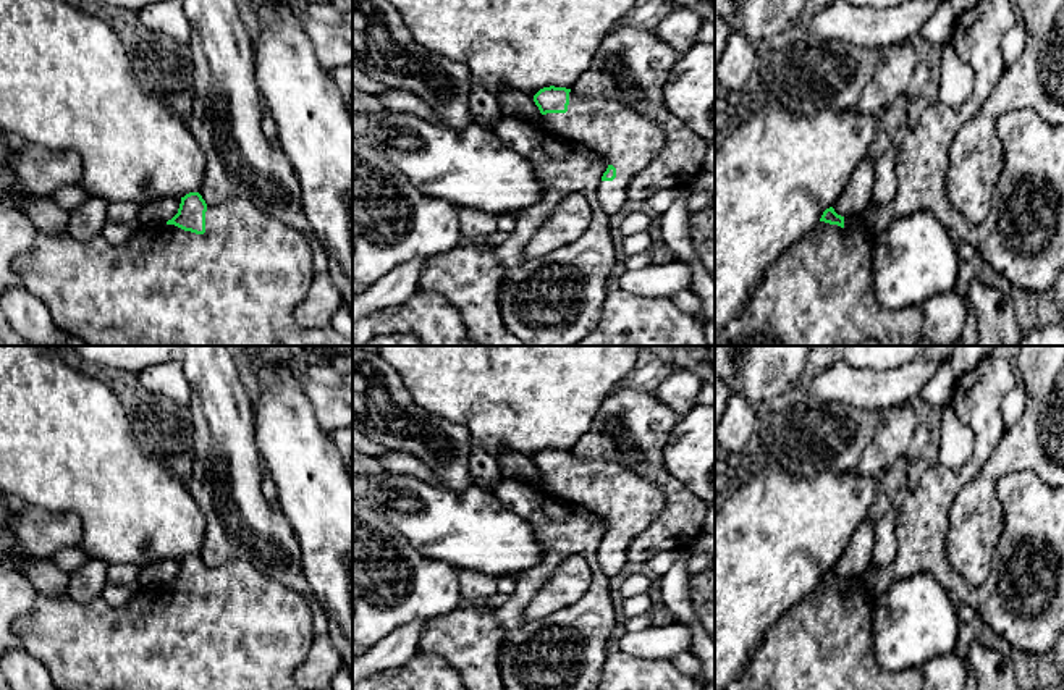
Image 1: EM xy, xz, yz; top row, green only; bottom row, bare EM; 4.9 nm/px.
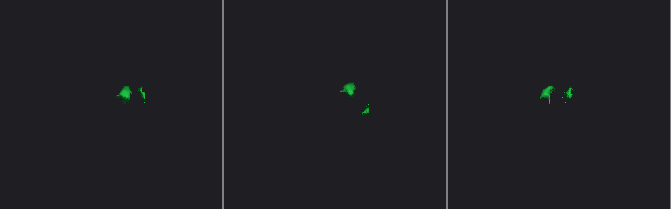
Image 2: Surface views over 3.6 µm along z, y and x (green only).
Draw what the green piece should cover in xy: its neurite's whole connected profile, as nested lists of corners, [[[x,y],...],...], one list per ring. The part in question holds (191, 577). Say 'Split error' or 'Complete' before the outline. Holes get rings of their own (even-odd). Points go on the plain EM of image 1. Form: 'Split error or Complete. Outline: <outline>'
Split error. Outline: [[[189,554],[171,582],[141,588],[120,608],[103,598],[81,604],[39,593],[31,614],[15,630],[23,650],[49,669],[58,690],[307,690],[294,684],[293,672],[312,645],[310,601],[310,595],[283,585],[246,559],[207,567],[199,554]]]

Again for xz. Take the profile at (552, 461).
Split error. Outline: [[[543,449],[534,457],[534,464],[542,475],[542,488],[547,491],[545,499],[572,504],[608,520],[610,527],[598,546],[597,561],[608,577],[621,572],[627,564],[631,541],[647,530],[665,507],[666,499],[661,488],[655,482],[642,478],[639,469],[603,459],[576,459],[566,449]]]

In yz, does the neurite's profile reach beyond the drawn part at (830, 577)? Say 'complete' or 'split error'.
split error

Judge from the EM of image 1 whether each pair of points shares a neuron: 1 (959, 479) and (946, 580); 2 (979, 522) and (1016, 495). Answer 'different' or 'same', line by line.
1: same
2: different

